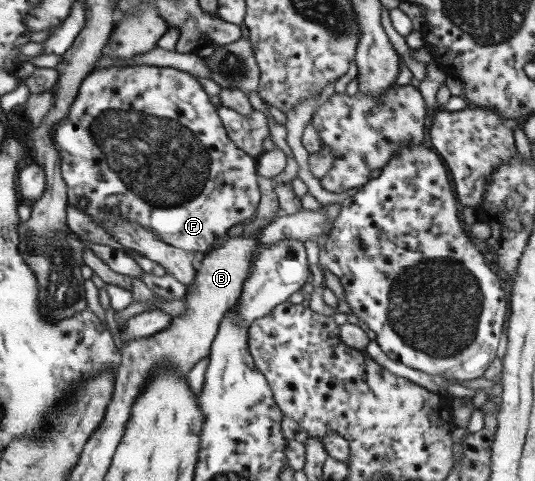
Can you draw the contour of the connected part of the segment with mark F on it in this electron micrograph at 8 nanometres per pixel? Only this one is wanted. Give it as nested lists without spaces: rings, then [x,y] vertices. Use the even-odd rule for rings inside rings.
[[[125,66],[110,67],[106,70],[90,71],[90,74],[82,81],[79,91],[75,95],[70,110],[64,119],[55,124],[52,132],[54,149],[58,151],[61,165],[61,176],[67,186],[68,205],[72,204],[84,211],[87,215],[104,227],[104,220],[108,216],[122,216],[130,222],[138,222],[144,228],[156,234],[160,240],[174,247],[186,250],[189,253],[202,251],[208,253],[220,247],[226,239],[226,233],[234,225],[243,223],[254,215],[259,201],[260,191],[257,183],[257,160],[242,151],[228,136],[221,120],[217,115],[217,106],[212,104],[210,97],[201,87],[198,78],[186,71],[176,70],[170,67],[157,66]],[[80,198],[88,198],[88,205],[81,208]]]

